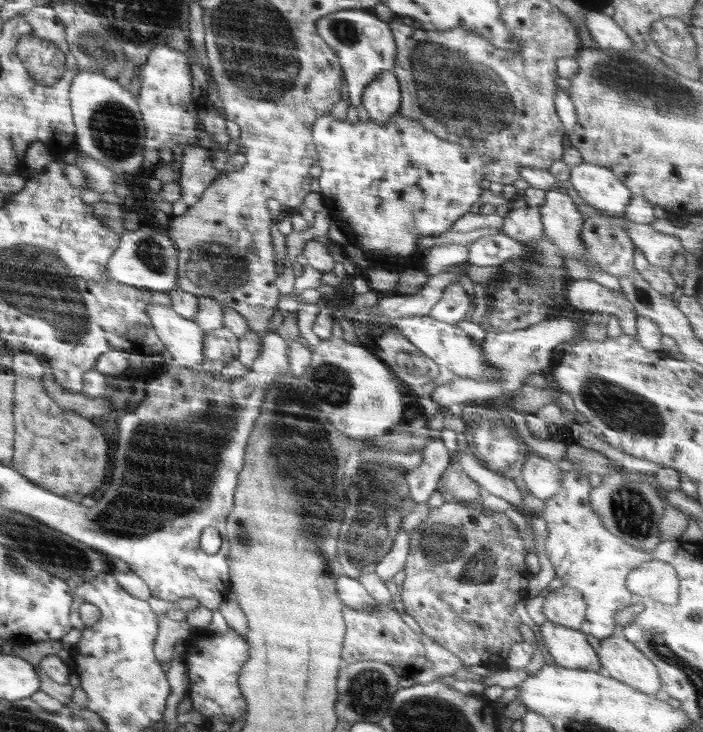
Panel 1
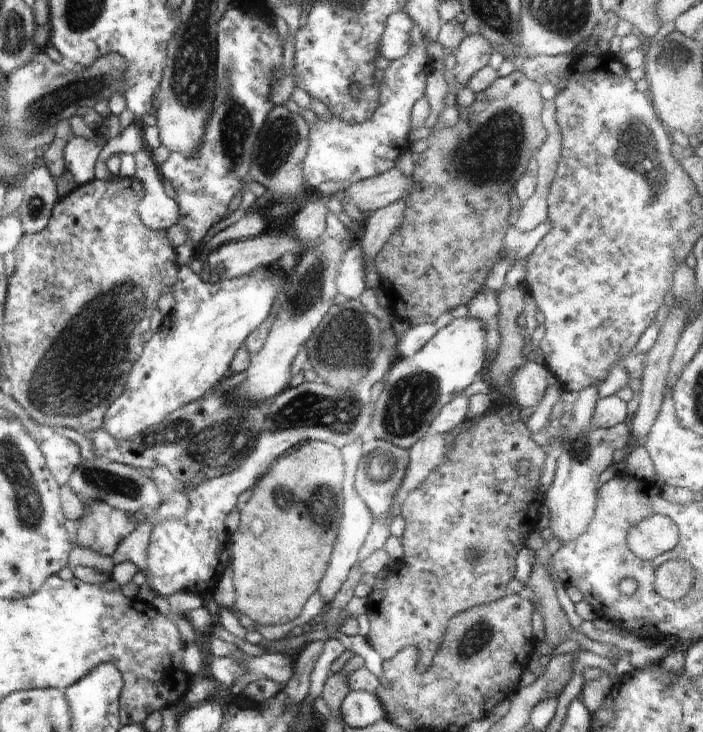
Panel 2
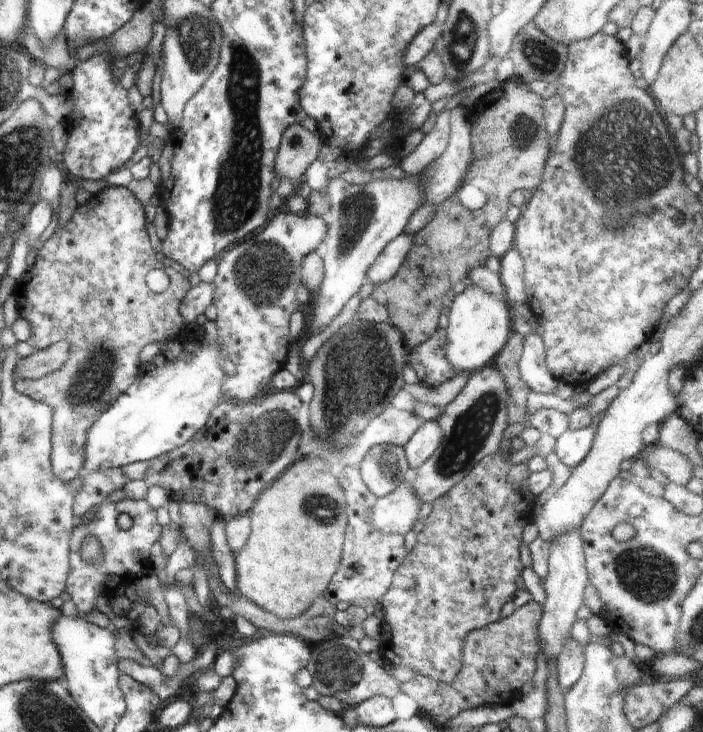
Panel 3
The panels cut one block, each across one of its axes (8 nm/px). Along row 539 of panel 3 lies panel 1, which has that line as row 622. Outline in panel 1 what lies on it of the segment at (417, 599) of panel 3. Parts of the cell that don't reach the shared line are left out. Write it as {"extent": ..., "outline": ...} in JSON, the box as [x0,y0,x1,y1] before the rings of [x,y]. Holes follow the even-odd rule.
{"extent":[400,502,535,668],"outline":[[[446,502],[433,508],[426,521],[414,528],[409,538],[409,554],[403,569],[405,580],[400,587],[405,612],[416,620],[426,636],[454,653],[464,666],[507,668],[506,659],[512,645],[524,642],[519,631],[523,623],[516,613],[516,604],[529,598],[527,589],[535,576],[524,562],[526,544],[519,529],[504,512]]]}

